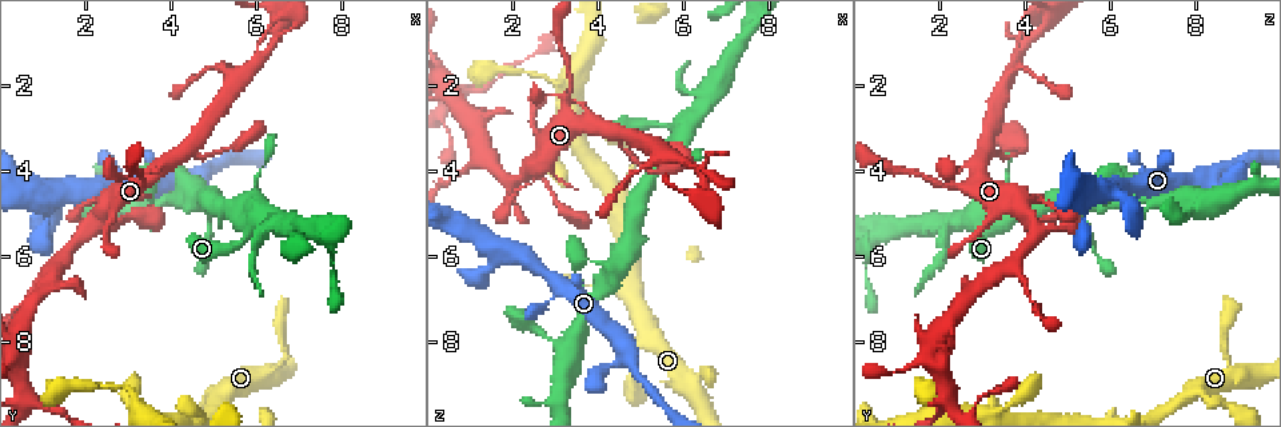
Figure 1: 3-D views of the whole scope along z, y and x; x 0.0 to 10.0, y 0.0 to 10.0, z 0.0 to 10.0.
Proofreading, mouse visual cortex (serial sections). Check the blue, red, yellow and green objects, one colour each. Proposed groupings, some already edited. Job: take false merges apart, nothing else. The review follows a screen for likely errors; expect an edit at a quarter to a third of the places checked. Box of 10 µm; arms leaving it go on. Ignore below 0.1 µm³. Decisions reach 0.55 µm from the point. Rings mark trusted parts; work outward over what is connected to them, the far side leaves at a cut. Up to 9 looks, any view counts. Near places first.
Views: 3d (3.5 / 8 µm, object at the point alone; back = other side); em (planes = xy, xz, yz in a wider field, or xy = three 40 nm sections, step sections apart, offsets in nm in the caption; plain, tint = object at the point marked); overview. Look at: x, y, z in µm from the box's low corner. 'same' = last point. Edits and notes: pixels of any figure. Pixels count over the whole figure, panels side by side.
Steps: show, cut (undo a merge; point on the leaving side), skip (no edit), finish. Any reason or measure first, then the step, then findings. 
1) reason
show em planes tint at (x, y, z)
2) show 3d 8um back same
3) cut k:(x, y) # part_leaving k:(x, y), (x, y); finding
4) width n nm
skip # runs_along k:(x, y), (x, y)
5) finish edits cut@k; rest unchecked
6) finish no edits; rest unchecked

side arm on a straight run
show 3d 3.5um at (6.10, 1.35, 3.85)

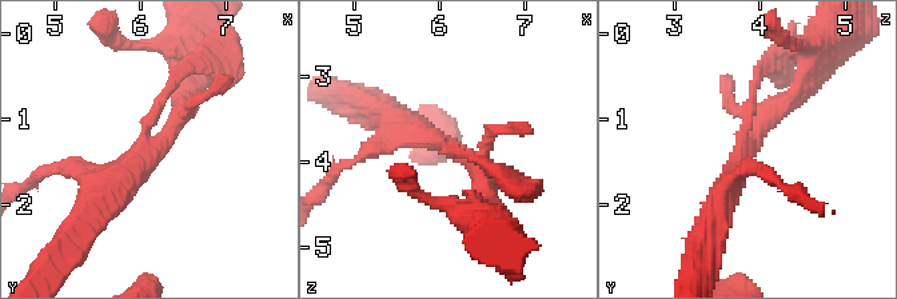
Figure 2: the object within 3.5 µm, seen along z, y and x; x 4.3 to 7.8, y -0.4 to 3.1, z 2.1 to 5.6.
need the tissue
show em xy step 1 tint at (6.15, 1.35, 3.80)

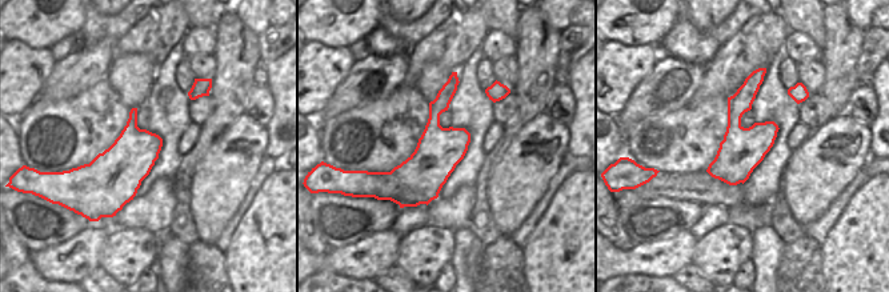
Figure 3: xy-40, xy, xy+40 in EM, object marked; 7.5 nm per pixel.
skip # all the same cell

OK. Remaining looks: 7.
two arms in line, one across
show 3d 3.5um at (4.80, 4.10, 8.45)

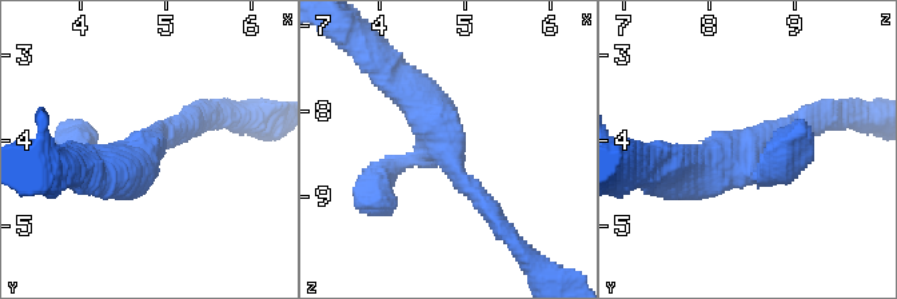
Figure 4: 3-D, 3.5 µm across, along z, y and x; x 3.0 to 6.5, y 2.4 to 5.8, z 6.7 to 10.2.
arms 3; arm_widths 250, 250, 450 nm; now the EM
show em xy step 5 tint at (4.75, 4.15, 8.45)

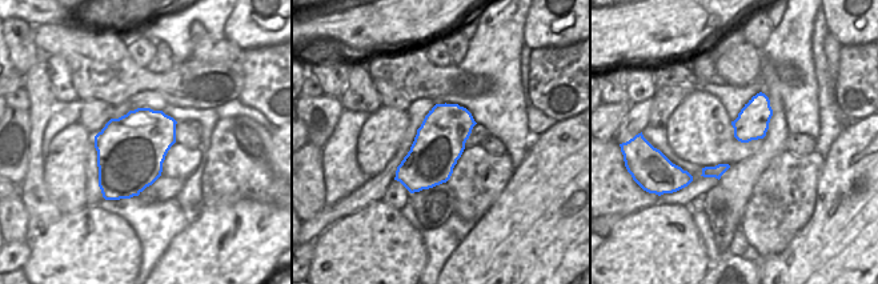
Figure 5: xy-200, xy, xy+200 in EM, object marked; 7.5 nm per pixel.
skip # one cell here

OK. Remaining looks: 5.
three-way junction
show 3d 3.5um at (2.45, 5.00, 4.00)

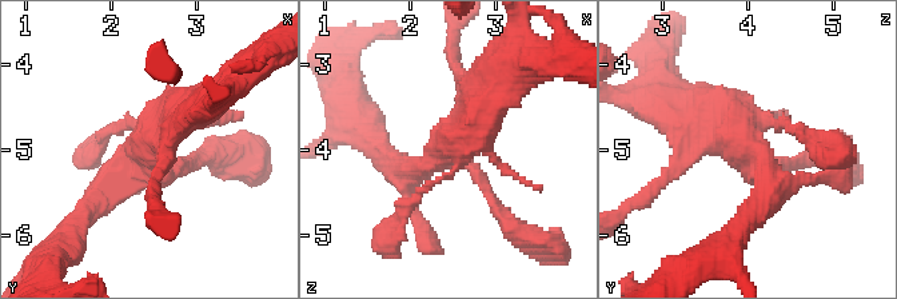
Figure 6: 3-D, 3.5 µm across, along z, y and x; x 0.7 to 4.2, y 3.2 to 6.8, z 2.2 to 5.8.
skip # all the same cell

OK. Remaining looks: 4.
three arms meet
show em xy step 5 tint at (3.15, 9.40, 2.05)

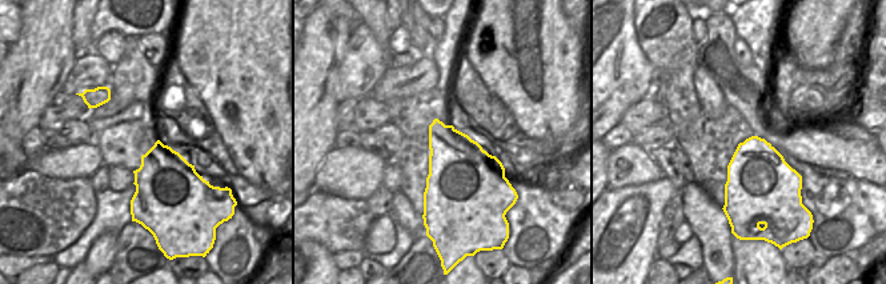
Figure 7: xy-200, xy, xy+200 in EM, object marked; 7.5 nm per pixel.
show 3d 3.5um same

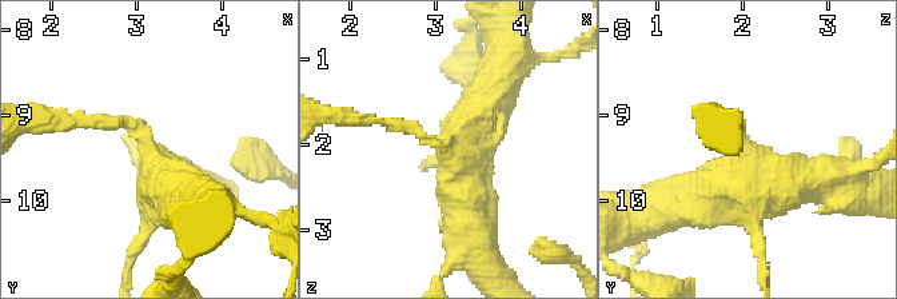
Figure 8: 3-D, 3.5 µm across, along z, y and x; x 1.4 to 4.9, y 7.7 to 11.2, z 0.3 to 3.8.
skip # runs_along 8:(467, 215), (447, 147), (378, 123); continuous, no second cell

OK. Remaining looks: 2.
finish no edits; rest unchecked

